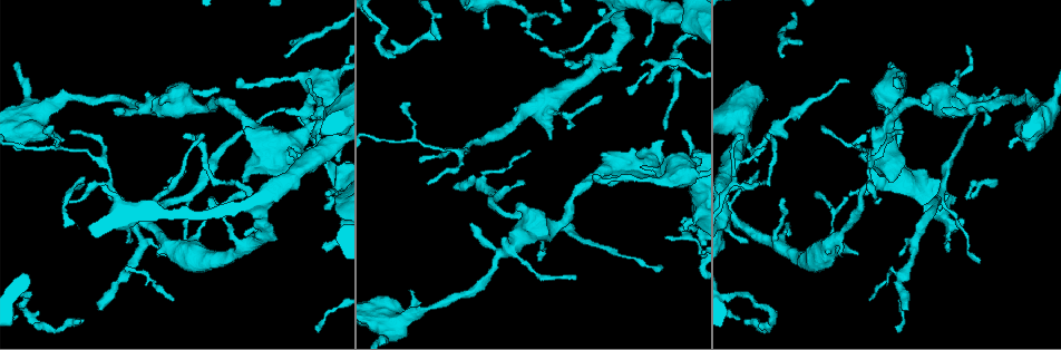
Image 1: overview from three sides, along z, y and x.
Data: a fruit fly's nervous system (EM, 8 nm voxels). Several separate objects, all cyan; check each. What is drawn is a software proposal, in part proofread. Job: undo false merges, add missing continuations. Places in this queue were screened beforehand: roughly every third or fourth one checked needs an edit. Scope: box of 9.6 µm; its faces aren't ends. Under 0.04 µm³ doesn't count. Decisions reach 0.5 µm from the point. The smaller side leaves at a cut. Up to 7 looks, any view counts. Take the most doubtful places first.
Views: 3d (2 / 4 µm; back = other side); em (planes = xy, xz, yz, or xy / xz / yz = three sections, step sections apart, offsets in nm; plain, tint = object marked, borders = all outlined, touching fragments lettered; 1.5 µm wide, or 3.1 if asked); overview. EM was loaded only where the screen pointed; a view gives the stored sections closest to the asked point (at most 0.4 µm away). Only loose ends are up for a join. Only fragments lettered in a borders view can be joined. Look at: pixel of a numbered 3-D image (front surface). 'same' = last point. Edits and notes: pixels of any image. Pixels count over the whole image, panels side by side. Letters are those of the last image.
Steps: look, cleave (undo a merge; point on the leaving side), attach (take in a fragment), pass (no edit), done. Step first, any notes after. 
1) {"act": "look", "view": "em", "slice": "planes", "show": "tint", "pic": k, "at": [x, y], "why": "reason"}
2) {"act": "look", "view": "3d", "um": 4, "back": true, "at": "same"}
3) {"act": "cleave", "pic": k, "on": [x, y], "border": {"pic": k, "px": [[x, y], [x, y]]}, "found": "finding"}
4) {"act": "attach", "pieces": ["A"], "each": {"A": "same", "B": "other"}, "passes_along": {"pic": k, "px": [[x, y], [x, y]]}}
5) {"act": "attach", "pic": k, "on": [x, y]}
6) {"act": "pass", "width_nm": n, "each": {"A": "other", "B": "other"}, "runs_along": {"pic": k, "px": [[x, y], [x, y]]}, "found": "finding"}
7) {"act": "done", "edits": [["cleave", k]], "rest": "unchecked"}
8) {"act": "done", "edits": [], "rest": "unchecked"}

{"act": "look", "view": "em", "slice": "planes", "show": "plain", "pic": 1, "at": [326, 195], "why": "free end"}

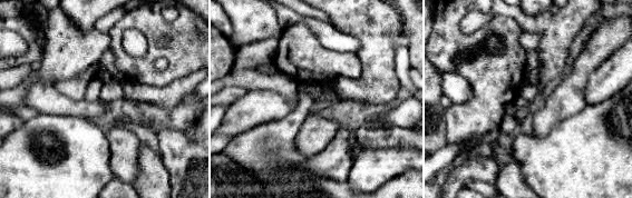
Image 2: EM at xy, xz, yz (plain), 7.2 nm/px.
{"act": "look", "view": "em", "slice": "planes", "show": "borders", "at": "same", "why": "see the neighbours"}

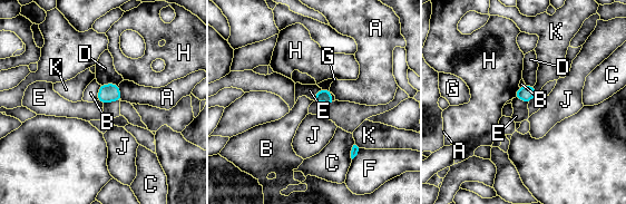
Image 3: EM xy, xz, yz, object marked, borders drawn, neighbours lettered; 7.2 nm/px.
{"act": "pass", "each": {"A": "other", "B": "other", "C": "other", "D": "other", "E": "other", "F": "other", "G": "other", "H": "other", "J": "other", "K": "other"}, "border": {"pic": 3, "px": [[515, 97], [528, 103]]}, "found": "none of them fits"}

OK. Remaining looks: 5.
{"act": "look", "view": "3d", "um": 2, "pic": 1, "at": [98, 309], "why": "free end"}

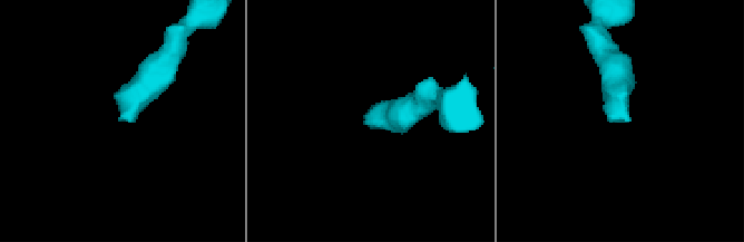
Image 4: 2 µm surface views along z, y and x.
{"act": "look", "view": "em", "slice": "planes", "show": "borders", "pic": 4, "at": [118, 120]}

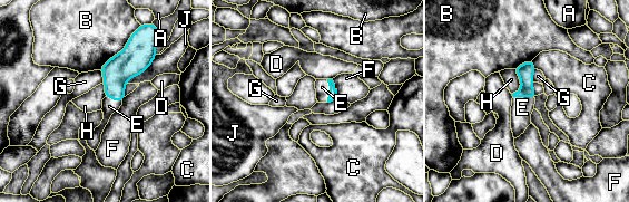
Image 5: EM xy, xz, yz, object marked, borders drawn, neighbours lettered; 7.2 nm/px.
{"act": "attach", "pieces": ["E"], "each": {"A": "other", "B": "other", "C": "other", "D": "other", "E": "same", "F": "other", "G": "other", "H": "other", "J": "other"}, "passes_along": {"pic": 5, "px": [[333, 92], [330, 90], [322, 87]]}, "found": "the neuron continues"}

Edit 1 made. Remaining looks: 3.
{"act": "done", "edits": [["attach", 5]], "rest": "unchecked"}

